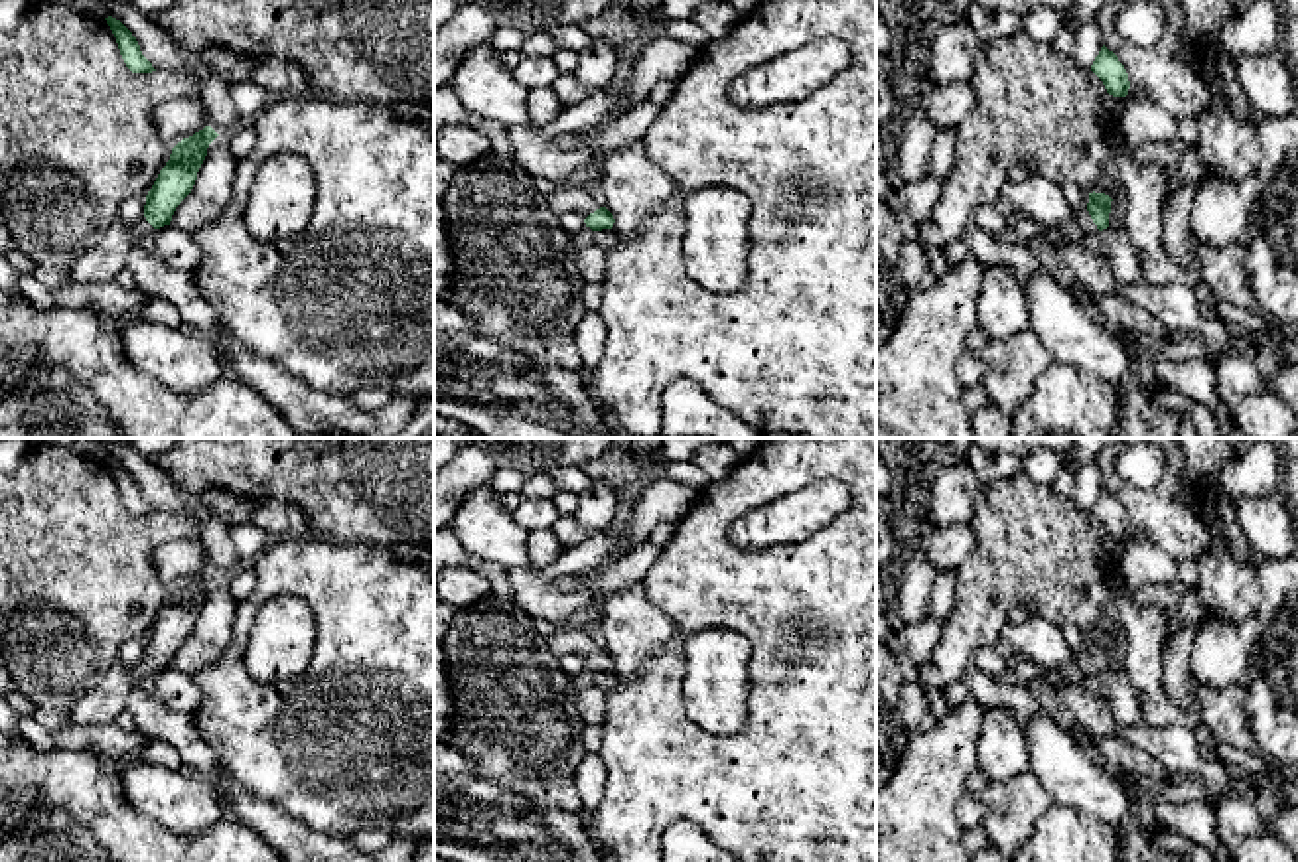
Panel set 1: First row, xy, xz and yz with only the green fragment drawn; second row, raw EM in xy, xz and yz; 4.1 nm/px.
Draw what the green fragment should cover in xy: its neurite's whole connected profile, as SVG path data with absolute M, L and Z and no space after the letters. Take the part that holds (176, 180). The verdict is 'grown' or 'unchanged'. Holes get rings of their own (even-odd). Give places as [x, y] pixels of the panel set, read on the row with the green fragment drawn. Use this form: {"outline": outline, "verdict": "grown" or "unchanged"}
{"outline": "M205 126L178 142L146 195L144 217L134 227L116 219L99 245L69 270L69 278L79 284L114 280L124 270L132 237L148 243L156 229L170 225L176 207L191 193L207 148L217 136L211 126Z", "verdict": "grown"}

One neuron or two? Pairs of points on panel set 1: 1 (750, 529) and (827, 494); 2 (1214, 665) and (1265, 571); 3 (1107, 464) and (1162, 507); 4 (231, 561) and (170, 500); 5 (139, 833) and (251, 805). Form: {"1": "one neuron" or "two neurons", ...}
{"1": "one neuron", "2": "one neuron", "3": "one neuron", "4": "one neuron", "5": "two neurons"}

